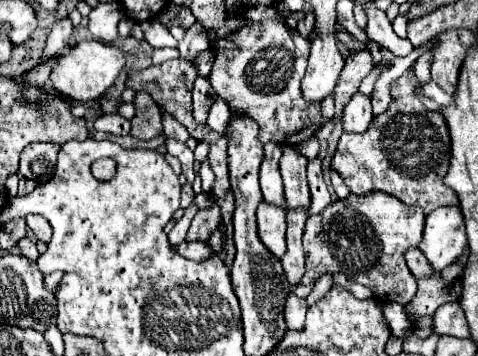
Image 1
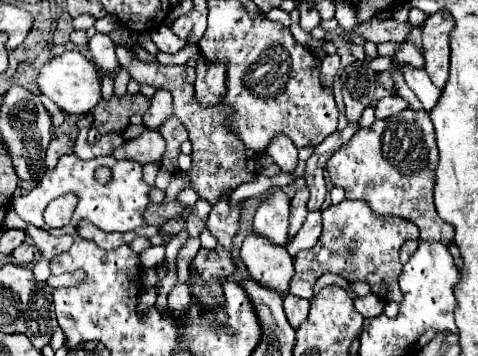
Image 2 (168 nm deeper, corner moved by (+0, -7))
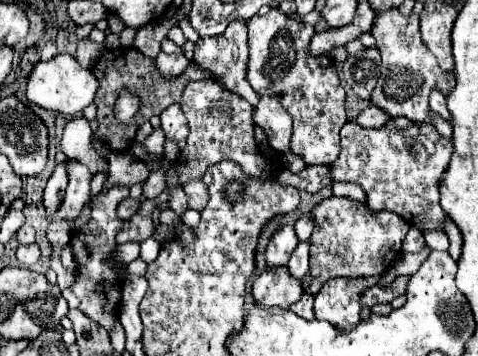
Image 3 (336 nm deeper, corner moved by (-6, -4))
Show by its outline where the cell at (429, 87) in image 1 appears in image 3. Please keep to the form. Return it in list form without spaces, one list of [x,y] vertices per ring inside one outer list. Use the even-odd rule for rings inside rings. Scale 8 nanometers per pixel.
[[[372,105],[366,107],[366,109],[354,119],[354,123],[360,125],[360,127],[364,127],[364,129],[378,129],[378,127],[382,127],[386,121],[388,121],[386,113],[382,113],[380,109],[374,109]]]

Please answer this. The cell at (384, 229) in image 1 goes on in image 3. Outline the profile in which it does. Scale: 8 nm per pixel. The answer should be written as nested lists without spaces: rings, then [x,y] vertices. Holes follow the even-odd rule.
[[[338,197],[320,201],[310,213],[314,217],[314,231],[310,237],[310,273],[302,287],[312,295],[334,277],[358,279],[384,273],[400,255],[402,239],[410,229],[410,225],[392,211],[372,211],[358,201]]]

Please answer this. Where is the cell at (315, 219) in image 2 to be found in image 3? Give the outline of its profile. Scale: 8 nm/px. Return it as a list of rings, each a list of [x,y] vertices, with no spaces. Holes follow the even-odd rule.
[[[308,241],[298,243],[298,247],[294,249],[294,253],[292,253],[290,261],[288,261],[288,273],[294,279],[298,279],[300,283],[308,275],[308,249],[310,249],[310,243]]]

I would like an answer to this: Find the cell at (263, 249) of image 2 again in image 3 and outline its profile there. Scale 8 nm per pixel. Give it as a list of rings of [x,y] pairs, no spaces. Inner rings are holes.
[[[266,267],[266,271],[258,275],[252,285],[252,295],[260,309],[290,309],[290,305],[296,303],[302,293],[302,287],[298,285],[298,281],[294,281],[294,277],[288,277],[286,269]]]

